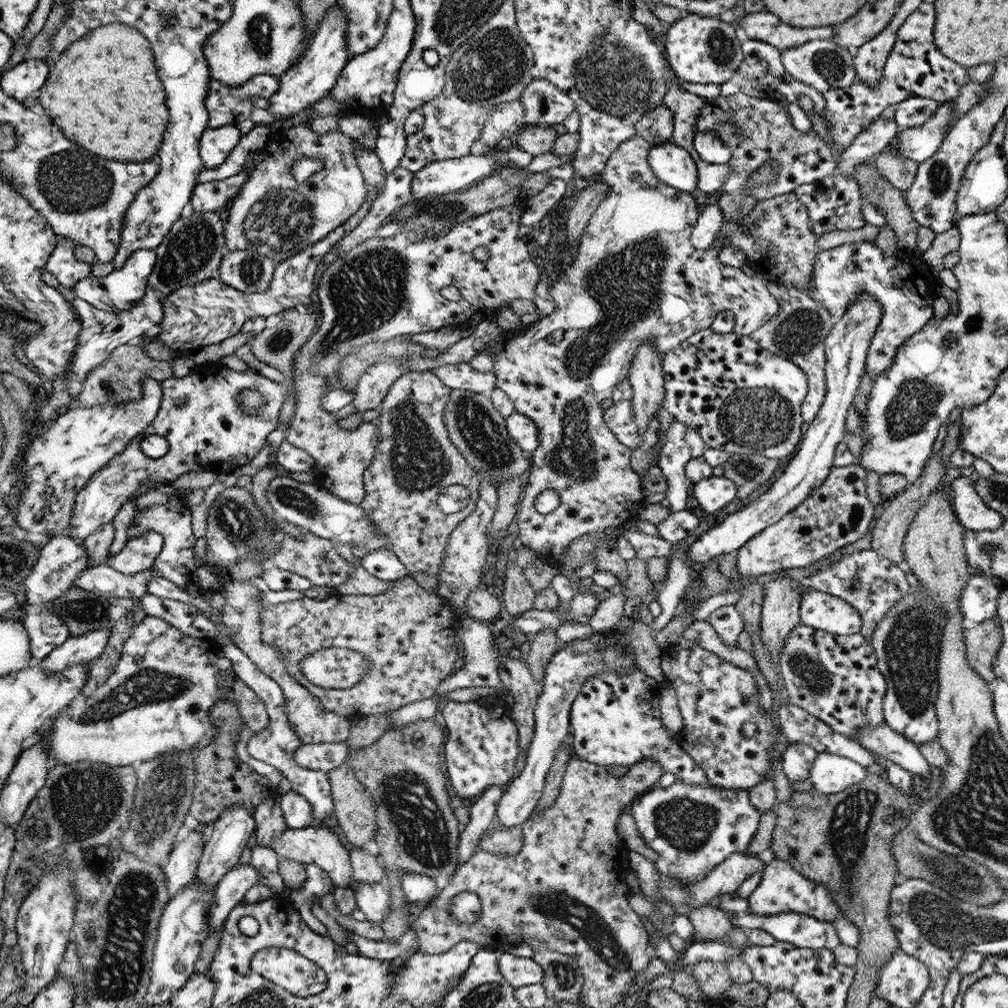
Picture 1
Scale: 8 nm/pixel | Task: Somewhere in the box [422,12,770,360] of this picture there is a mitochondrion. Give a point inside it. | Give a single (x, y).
(611, 76)

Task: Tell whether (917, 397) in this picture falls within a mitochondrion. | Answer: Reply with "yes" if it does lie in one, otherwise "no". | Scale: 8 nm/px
yes

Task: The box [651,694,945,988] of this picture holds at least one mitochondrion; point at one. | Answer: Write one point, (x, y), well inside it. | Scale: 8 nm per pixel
(850, 819)

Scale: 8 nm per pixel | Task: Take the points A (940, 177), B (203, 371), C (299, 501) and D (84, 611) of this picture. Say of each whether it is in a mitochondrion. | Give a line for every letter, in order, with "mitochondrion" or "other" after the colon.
A: mitochondrion
B: other
C: mitochondrion
D: mitochondrion

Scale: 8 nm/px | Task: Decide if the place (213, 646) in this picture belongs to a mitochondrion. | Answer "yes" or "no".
no

